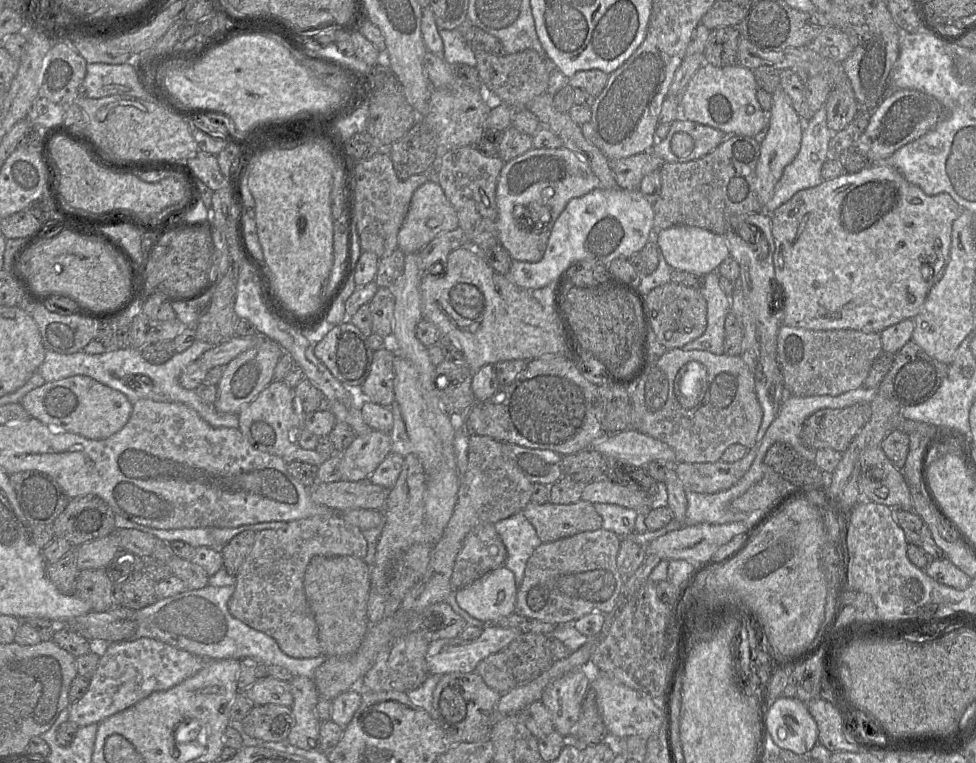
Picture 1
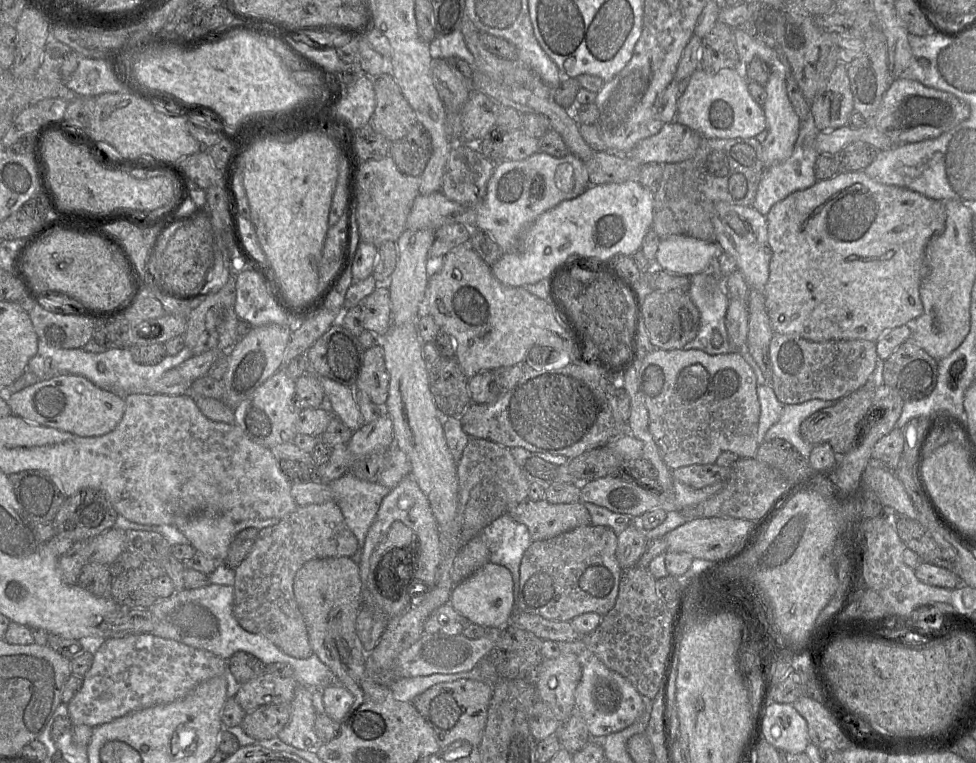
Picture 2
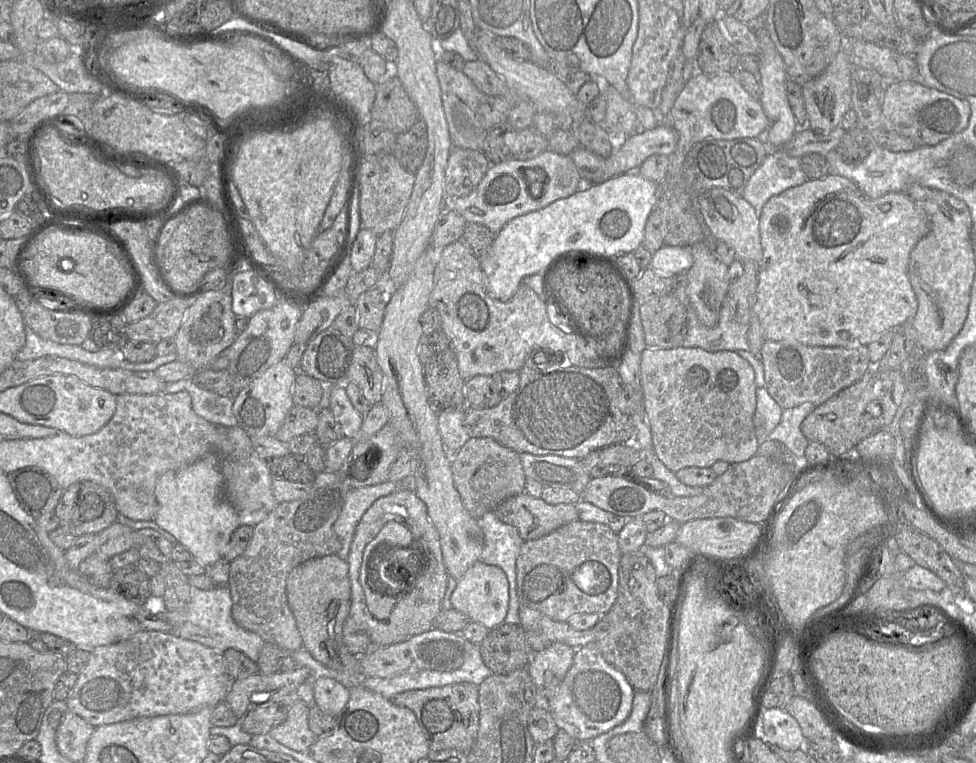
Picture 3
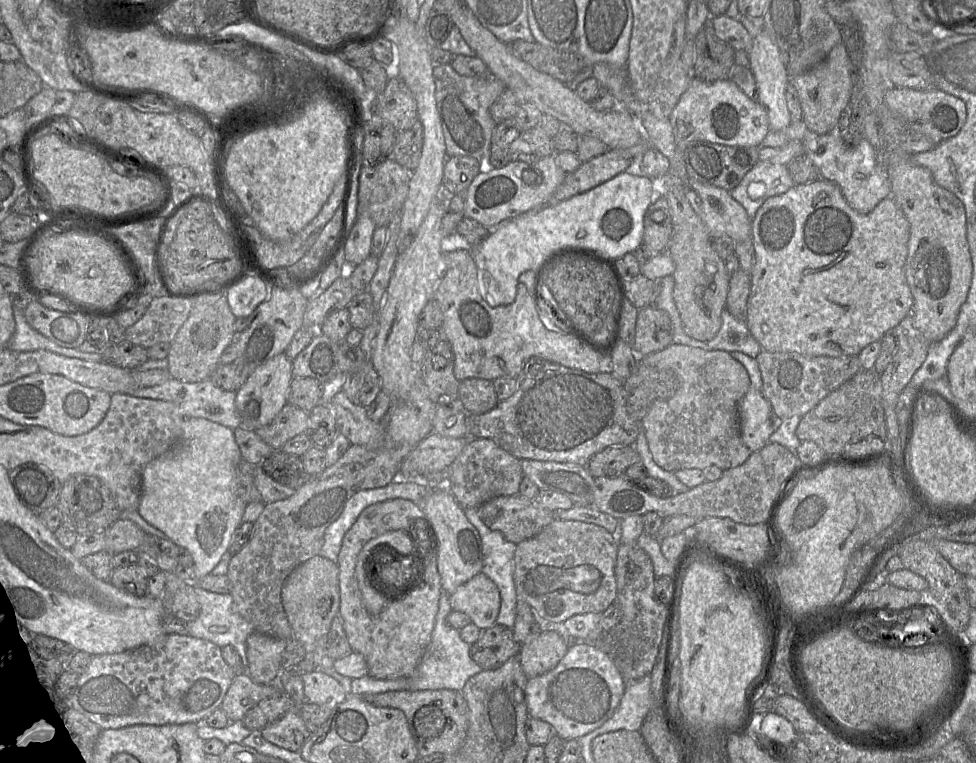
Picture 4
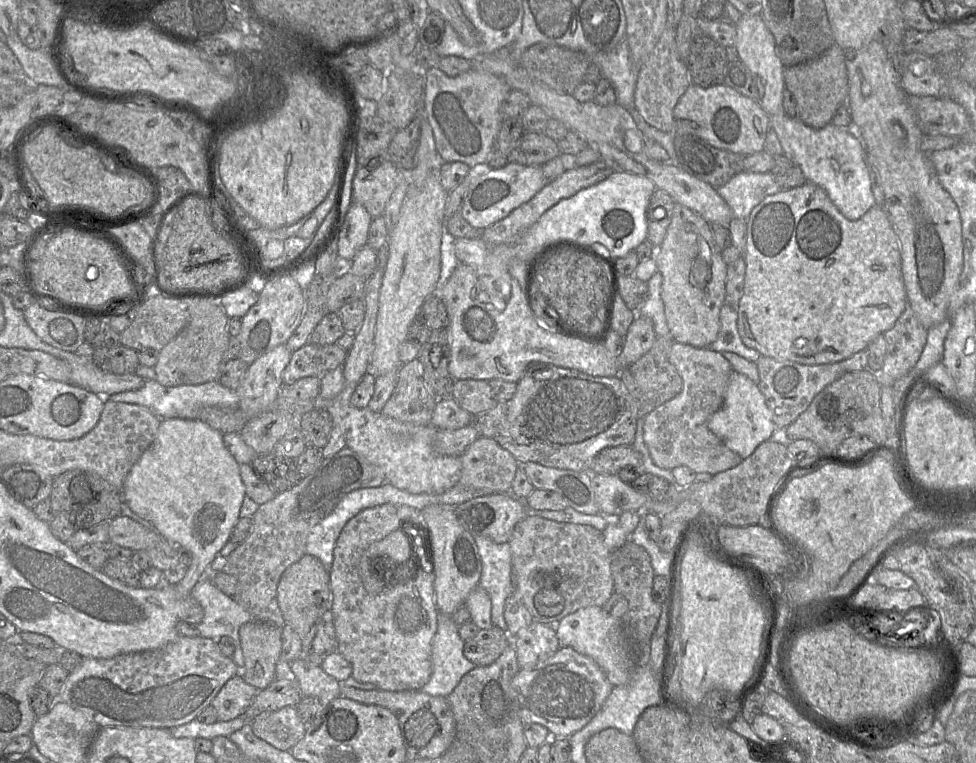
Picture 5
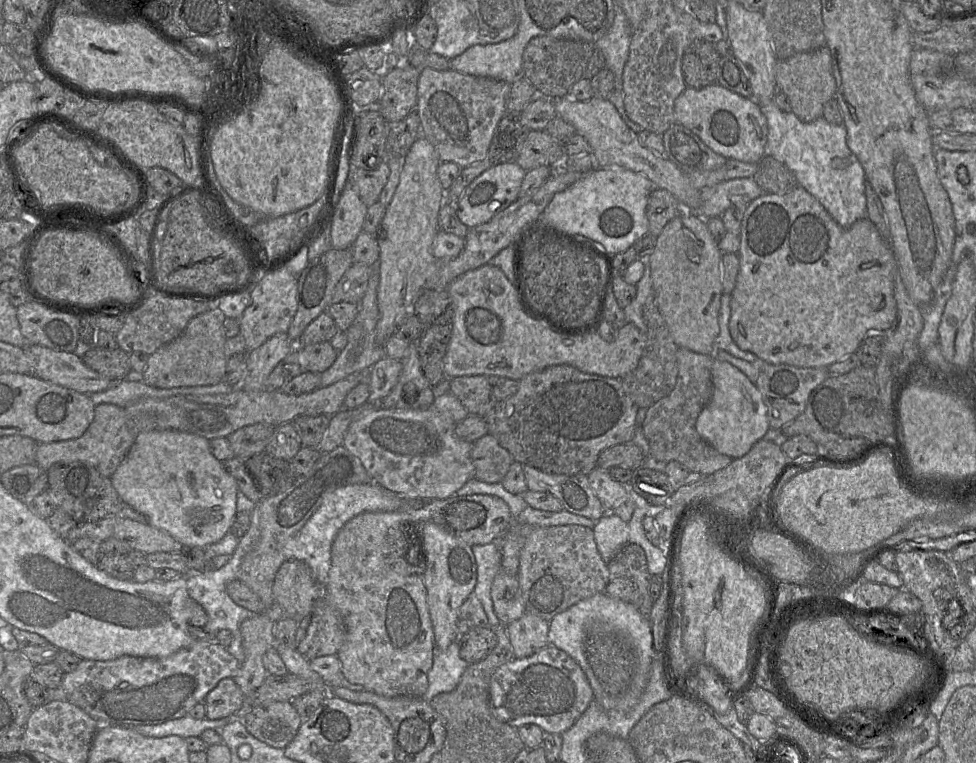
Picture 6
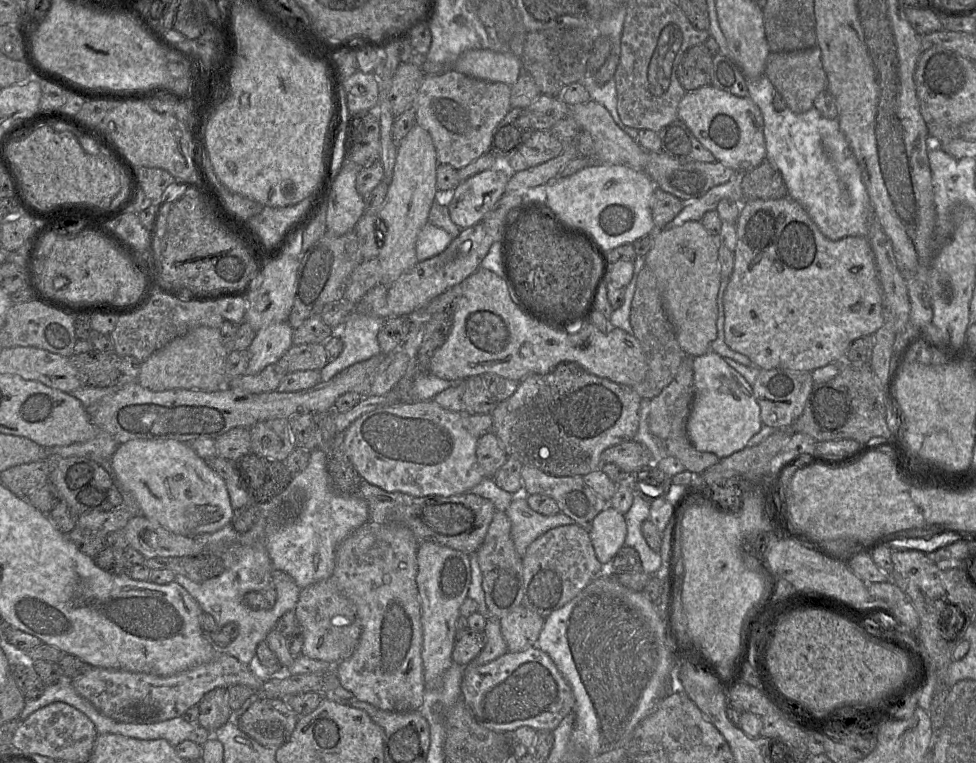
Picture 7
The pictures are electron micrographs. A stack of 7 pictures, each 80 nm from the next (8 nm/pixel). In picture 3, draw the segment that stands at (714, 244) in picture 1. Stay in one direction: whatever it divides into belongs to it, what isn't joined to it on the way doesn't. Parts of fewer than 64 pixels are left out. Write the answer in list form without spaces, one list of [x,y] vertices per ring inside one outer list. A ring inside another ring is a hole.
[[[664,245],[653,253],[649,268],[664,275],[684,275],[693,265],[690,246]]]

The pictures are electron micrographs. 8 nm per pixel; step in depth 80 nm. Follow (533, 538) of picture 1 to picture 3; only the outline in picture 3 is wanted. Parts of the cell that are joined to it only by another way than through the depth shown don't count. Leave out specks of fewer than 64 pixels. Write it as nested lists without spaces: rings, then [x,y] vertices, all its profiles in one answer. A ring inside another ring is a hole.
[[[494,511],[487,512],[476,519],[478,526],[484,535],[484,547],[479,561],[488,565],[498,566],[505,573],[509,585],[509,603],[504,623],[520,625],[519,607],[520,602],[516,589],[516,560],[523,544],[517,529],[511,525],[502,522]]]

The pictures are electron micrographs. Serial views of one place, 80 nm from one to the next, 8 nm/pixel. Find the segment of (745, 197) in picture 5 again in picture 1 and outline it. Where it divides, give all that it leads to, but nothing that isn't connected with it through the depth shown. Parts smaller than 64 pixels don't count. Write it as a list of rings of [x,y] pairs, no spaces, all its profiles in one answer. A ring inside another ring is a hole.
[[[824,107],[819,109],[810,119],[804,121],[801,146],[795,159],[785,167],[783,174],[776,184],[773,196],[763,208],[765,213],[772,214],[775,209],[786,203],[800,190],[815,187],[823,182],[821,168],[830,157],[829,143],[834,134],[827,125],[827,115]]]

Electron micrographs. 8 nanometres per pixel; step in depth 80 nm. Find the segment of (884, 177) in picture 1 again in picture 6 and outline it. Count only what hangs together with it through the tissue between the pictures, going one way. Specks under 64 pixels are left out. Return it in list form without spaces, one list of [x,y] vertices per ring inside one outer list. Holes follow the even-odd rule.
[[[796,186],[785,194],[763,194],[749,204],[743,214],[737,255],[739,272],[735,288],[730,295],[729,331],[733,341],[741,350],[755,354],[764,362],[798,368],[829,367],[855,353],[868,335],[889,330],[897,319],[897,304],[894,297],[894,275],[897,263],[890,244],[882,238],[875,225],[866,217],[856,221],[849,228],[842,228],[822,204],[801,186]]]

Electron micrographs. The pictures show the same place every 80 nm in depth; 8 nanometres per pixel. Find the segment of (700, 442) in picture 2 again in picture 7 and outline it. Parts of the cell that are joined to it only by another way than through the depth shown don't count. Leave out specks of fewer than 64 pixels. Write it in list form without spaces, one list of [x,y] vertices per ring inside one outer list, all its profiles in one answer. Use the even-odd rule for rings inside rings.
[[[686,356],[673,381],[659,395],[650,400],[648,426],[650,433],[663,445],[667,456],[677,458],[684,465],[685,470],[698,476],[718,463],[720,458],[713,453],[696,450],[687,436],[687,421],[694,396],[693,358]]]

